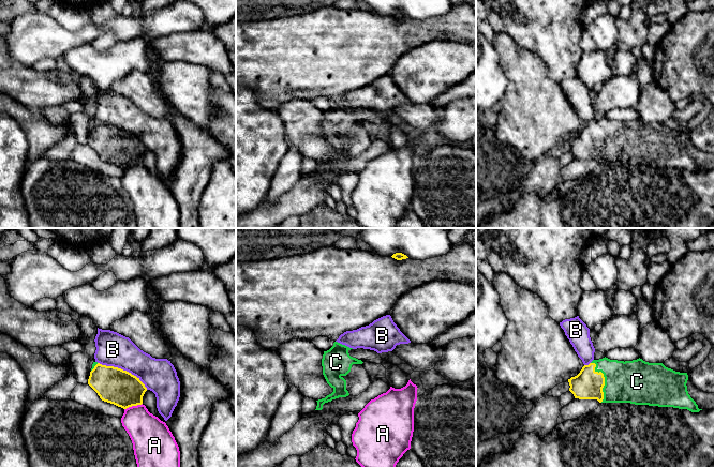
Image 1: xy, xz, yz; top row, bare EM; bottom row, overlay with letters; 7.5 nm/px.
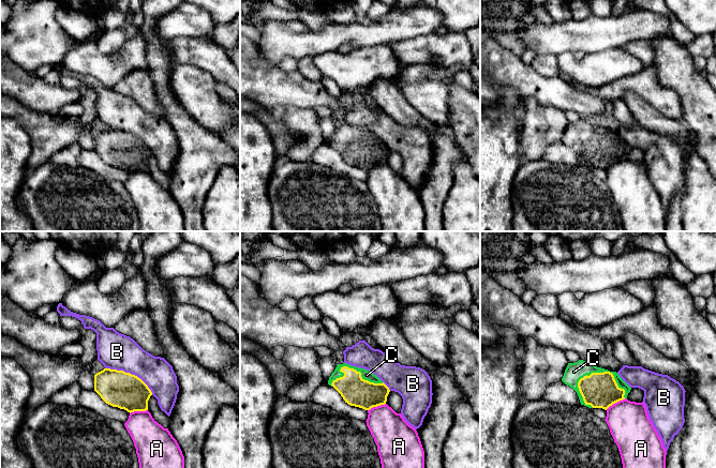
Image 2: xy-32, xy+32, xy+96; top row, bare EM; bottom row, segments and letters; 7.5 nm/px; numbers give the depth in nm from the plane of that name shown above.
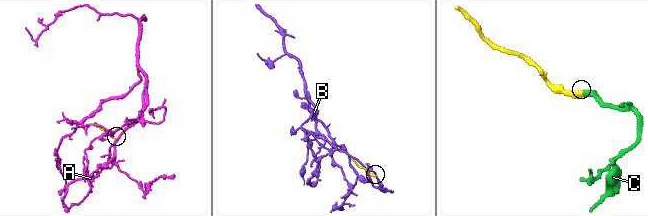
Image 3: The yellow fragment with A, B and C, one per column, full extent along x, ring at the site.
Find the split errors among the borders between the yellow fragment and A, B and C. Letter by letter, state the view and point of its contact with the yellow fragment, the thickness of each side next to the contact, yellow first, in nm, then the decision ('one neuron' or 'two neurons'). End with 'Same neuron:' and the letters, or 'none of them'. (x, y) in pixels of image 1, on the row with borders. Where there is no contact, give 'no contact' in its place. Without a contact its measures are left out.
A: contact xy (133, 405); calibres 260 and 280 nm; two neurons
B: contact xy (122, 370); calibres 260 and 260 nm; two neurons
C: contact yz (604, 379); calibres 220 and 320 nm; one neuron
Same neuron: C

